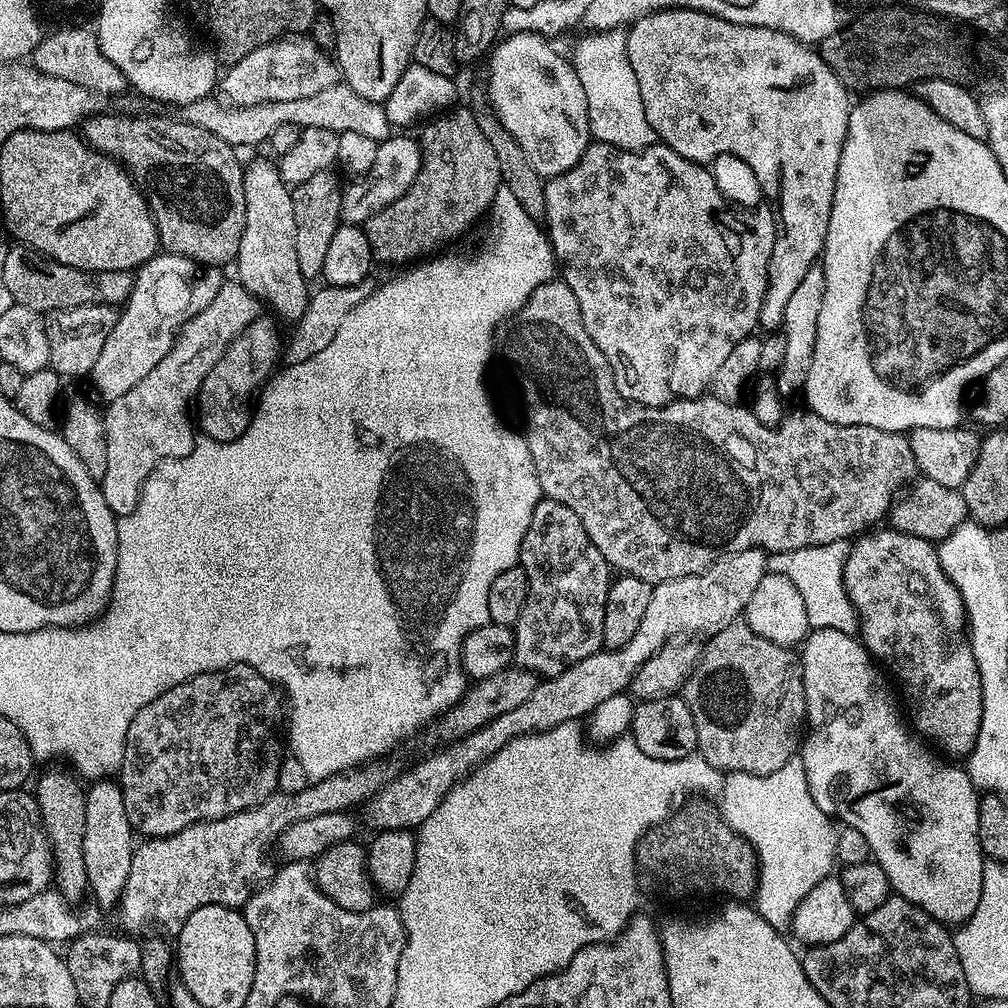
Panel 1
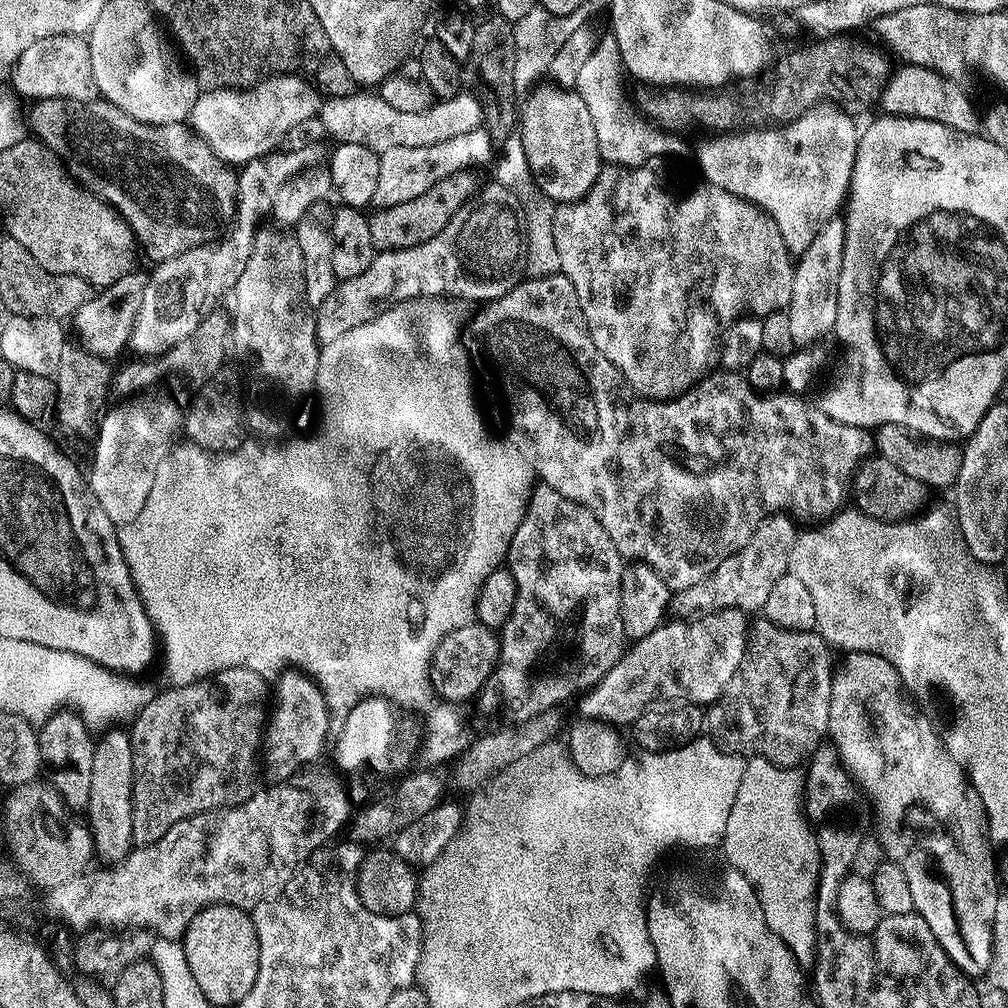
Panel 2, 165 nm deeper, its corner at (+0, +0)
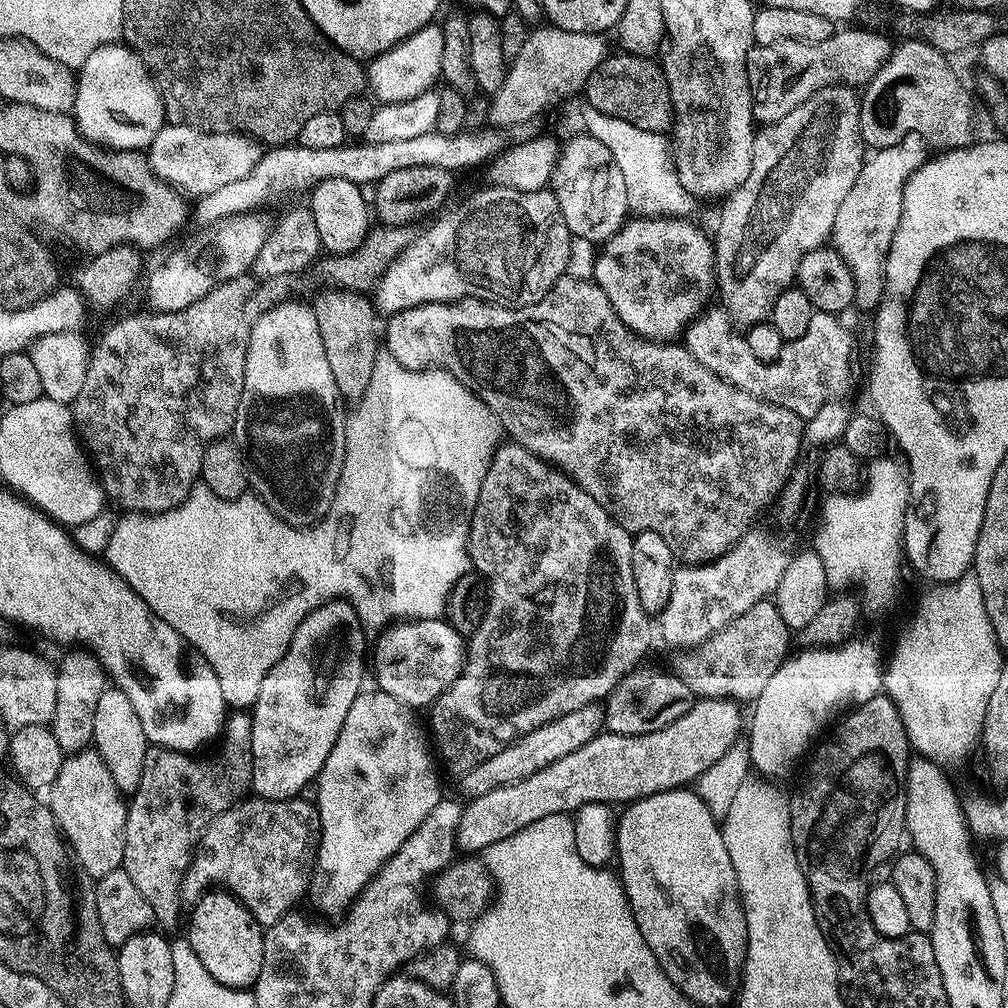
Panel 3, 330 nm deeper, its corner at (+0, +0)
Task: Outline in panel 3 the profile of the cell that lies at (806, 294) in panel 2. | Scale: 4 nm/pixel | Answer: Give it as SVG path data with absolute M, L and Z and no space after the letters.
M908 136L894 146L875 149L865 159L850 194L842 198L838 218L834 218L831 235L834 247L852 268L857 289L864 291L865 288L873 302L882 296L884 263L888 260L888 251L902 218L904 187L929 156L930 145L922 136Z

